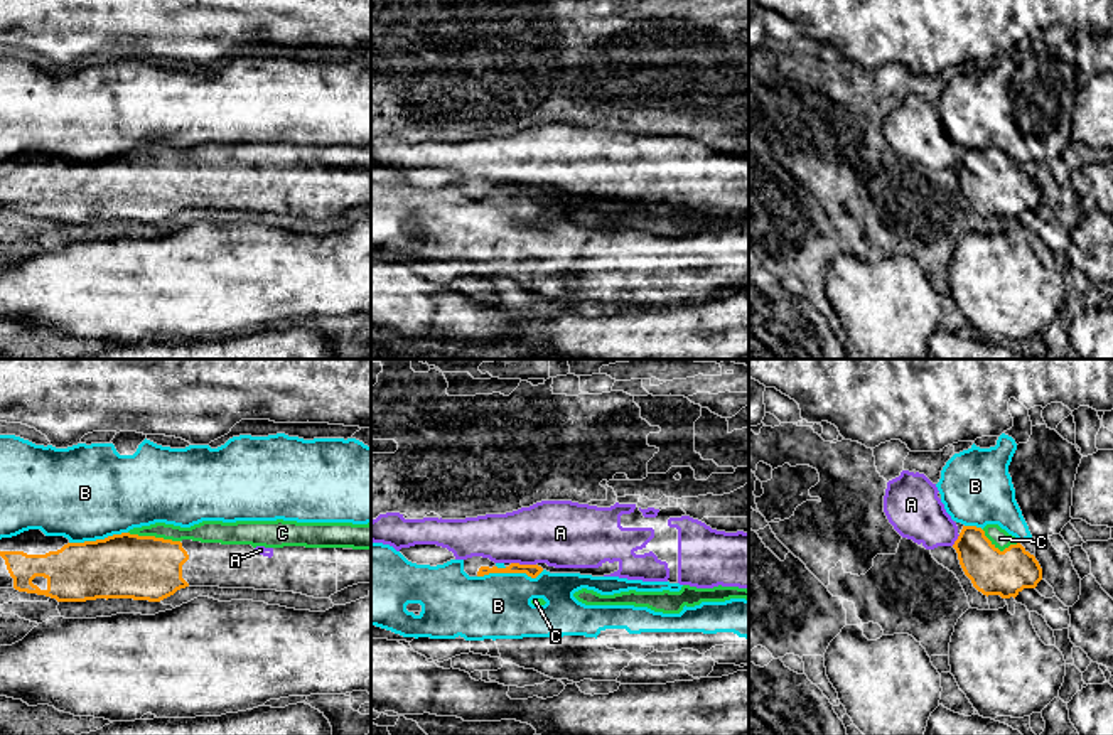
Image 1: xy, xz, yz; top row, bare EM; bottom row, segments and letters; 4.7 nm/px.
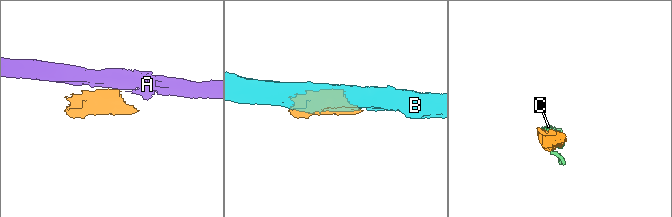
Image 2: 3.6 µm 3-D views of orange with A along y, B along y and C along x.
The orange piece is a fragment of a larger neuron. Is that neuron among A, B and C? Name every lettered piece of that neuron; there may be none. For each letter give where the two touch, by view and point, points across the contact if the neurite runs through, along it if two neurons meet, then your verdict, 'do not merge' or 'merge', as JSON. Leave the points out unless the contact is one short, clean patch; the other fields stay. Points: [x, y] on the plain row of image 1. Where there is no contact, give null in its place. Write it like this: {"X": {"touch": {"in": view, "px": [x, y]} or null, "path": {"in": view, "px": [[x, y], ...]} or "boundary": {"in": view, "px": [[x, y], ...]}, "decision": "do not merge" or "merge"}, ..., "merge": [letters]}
{"A": {"touch": {"in": "xz", "px": [523, 187]}, "decision": "do not merge"}, "B": {"touch": {"in": "xz", "px": [510, 194]}, "decision": "do not merge"}, "C": {"touch": {"in": "xy", "px": [154, 159]}, "decision": "merge"}, "merge": ["C"]}

